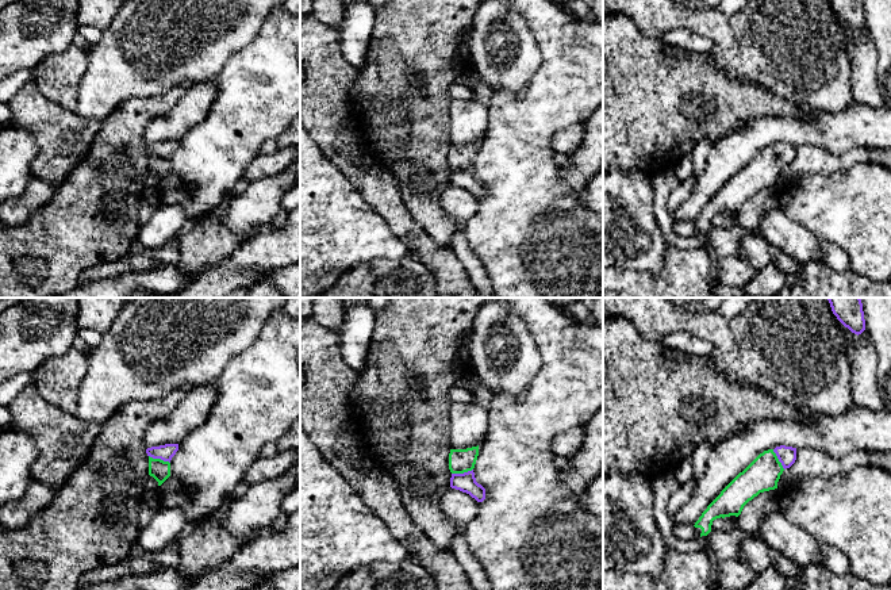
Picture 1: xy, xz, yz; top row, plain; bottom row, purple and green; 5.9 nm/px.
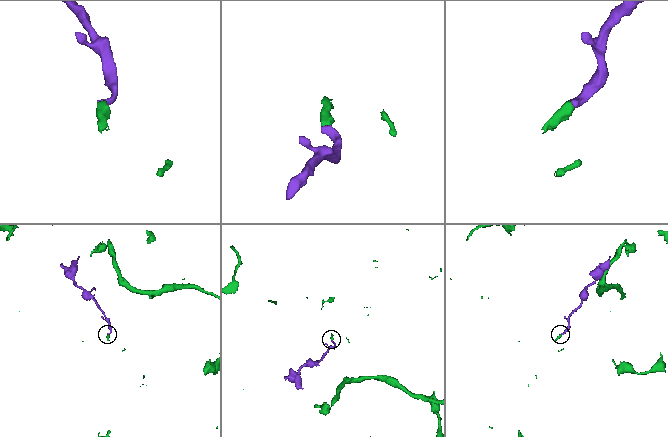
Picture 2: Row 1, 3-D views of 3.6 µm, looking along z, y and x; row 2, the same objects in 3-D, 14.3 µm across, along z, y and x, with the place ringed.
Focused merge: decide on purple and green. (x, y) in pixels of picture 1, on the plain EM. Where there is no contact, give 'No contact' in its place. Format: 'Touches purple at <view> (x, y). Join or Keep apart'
Touches purple at xy (160, 154). Join

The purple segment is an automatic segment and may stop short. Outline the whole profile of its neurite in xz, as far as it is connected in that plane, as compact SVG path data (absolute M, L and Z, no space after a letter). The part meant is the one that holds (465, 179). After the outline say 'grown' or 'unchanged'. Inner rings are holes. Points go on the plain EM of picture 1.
M479 142L466 146L450 146L450 184L469 191L477 199L483 199L485 196L485 185L476 179L473 169L477 153Z; grown

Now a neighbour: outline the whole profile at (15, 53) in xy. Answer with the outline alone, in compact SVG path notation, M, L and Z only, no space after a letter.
M18 0L0 11L0 80L59 54L78 31L78 0Z

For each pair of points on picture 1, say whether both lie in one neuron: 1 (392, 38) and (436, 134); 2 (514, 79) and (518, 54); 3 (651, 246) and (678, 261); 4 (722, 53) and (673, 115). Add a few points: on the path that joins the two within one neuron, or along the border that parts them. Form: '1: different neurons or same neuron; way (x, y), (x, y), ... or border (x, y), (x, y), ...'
1: same neuron; way (394, 62), (394, 92), (411, 110)
2: same neuron; way (514, 73), (514, 60)
3: different neurons; border (668, 245), (663, 265), (657, 271), (636, 269)
4: different neurons; border (705, 54), (729, 76), (741, 80)

